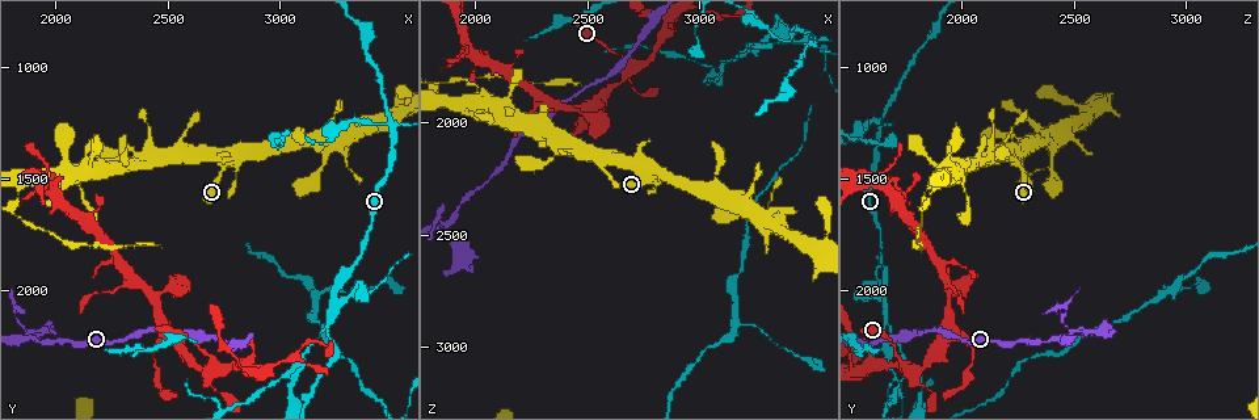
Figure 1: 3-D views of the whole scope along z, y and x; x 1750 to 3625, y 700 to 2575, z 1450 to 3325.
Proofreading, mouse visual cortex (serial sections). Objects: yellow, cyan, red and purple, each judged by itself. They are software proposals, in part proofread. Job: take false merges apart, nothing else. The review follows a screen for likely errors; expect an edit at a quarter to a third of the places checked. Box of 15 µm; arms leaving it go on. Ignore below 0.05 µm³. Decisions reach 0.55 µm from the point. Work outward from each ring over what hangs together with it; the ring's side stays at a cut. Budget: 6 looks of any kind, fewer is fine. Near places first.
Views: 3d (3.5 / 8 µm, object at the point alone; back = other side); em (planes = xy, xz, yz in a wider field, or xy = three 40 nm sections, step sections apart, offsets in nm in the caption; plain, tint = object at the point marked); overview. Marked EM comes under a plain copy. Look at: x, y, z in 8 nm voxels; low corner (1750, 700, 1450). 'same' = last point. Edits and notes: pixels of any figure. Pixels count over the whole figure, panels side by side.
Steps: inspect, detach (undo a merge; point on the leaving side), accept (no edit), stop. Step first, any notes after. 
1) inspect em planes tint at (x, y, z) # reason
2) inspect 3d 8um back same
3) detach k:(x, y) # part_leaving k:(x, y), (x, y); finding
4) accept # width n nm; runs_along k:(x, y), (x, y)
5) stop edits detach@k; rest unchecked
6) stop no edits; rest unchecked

inspect 3d 3.5um at (2700, 2340, 1750) # four-way junction

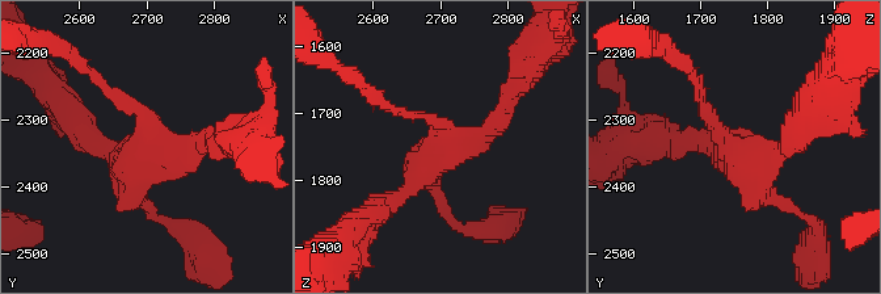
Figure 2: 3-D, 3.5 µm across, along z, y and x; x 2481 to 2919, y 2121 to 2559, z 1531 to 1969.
inspect em xy step 2 tint at (2705, 2345, 1745) # arms 4; arm_widths 150, 250, 250, 250 nm; shape alone is not enough

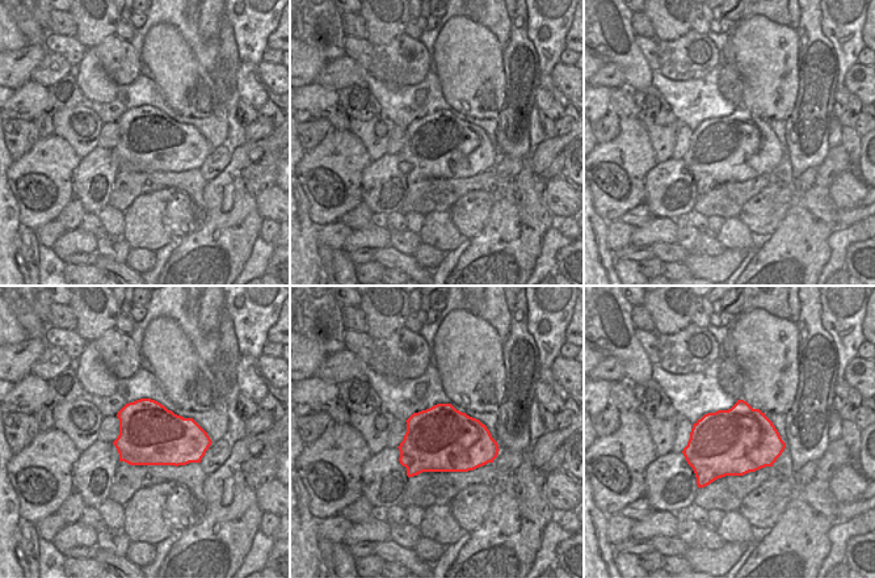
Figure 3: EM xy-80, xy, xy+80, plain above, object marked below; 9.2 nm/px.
accept # runs_along 2:(699, 87), (736, 151), (789, 143); one cell here

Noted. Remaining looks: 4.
inspect 3d 3.5um at (3370, 1830, 1630) # narrows sharply

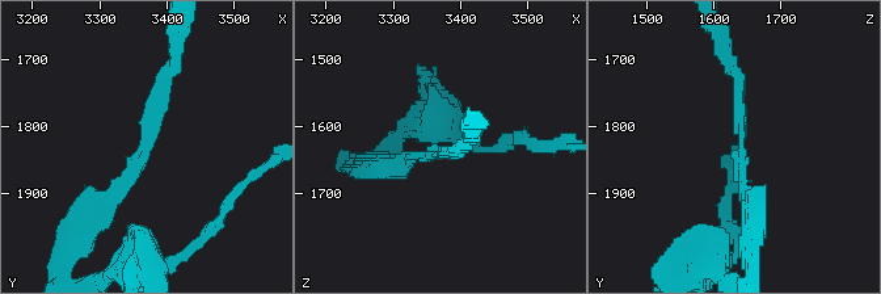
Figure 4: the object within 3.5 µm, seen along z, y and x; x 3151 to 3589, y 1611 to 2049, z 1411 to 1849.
inspect em xy step 1 tint at (3370, 1825, 1635) # arm_widths 150, 200 nm

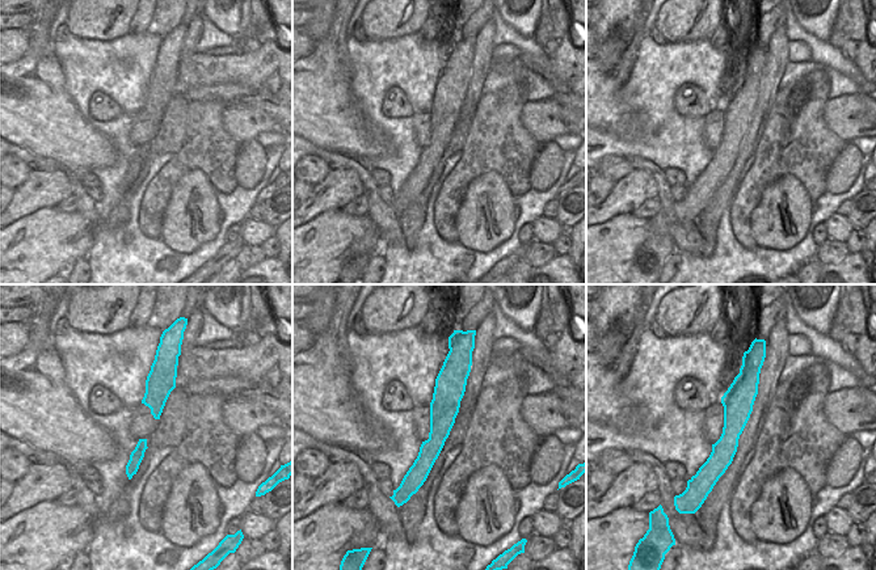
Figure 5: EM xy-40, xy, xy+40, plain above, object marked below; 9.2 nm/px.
accept # runs_along 5:(746, 376), (710, 482); all the same cell

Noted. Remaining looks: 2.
stop no edits; rest unchecked

